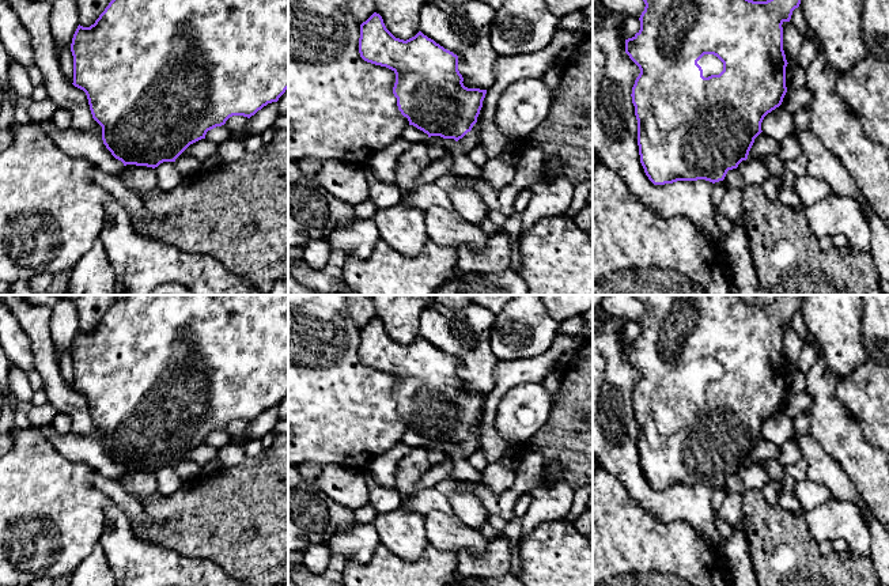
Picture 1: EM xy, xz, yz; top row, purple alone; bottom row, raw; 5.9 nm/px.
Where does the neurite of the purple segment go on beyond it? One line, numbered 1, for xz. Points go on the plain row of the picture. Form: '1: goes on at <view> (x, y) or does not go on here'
1: does not go on here

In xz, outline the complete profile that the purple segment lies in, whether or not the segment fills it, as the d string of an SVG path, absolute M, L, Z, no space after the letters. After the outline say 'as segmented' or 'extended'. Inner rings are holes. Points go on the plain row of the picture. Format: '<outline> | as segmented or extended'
M374 317L360 329L359 358L396 378L398 415L428 442L458 446L477 427L487 394L465 392L458 360L421 336L406 345L396 343Z | as segmented

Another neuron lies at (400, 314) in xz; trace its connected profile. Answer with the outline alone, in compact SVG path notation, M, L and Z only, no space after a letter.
M368 295L375 306L375 317L383 324L386 333L400 344L415 341L419 333L420 317L424 310L436 305L435 295Z

